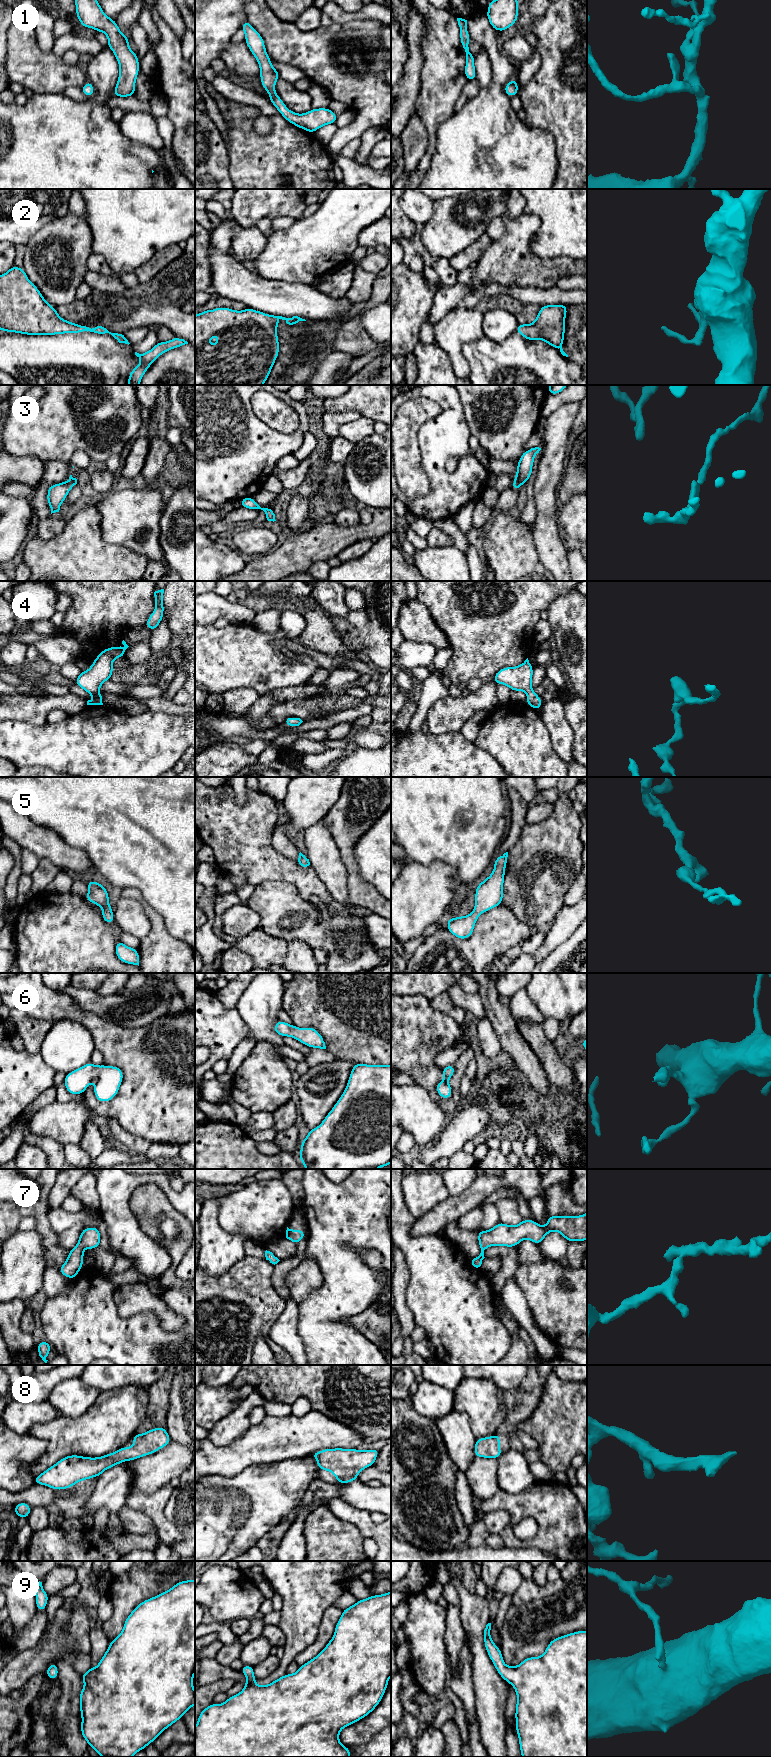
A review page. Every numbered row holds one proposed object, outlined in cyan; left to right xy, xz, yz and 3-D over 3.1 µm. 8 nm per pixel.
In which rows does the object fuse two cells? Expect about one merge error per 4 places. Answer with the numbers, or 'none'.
none

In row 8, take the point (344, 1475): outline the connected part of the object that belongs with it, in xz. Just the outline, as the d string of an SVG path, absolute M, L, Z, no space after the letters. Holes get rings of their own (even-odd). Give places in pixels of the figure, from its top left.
M328 1448L311 1456L316 1459L319 1470L330 1471L339 1481L338 1484L346 1484L357 1480L361 1470L373 1466L379 1452L379 1449Z

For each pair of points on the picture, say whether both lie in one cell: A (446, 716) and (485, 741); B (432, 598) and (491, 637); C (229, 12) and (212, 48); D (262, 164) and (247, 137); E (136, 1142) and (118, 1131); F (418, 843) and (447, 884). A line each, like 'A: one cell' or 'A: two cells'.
A: two cells
B: one cell
C: one cell
D: one cell
E: one cell
F: two cells

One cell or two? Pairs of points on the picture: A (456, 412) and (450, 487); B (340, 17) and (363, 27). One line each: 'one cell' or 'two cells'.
A: one cell
B: two cells

